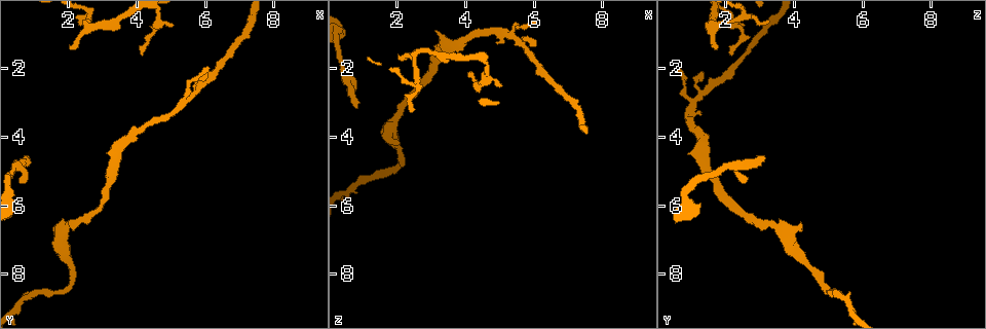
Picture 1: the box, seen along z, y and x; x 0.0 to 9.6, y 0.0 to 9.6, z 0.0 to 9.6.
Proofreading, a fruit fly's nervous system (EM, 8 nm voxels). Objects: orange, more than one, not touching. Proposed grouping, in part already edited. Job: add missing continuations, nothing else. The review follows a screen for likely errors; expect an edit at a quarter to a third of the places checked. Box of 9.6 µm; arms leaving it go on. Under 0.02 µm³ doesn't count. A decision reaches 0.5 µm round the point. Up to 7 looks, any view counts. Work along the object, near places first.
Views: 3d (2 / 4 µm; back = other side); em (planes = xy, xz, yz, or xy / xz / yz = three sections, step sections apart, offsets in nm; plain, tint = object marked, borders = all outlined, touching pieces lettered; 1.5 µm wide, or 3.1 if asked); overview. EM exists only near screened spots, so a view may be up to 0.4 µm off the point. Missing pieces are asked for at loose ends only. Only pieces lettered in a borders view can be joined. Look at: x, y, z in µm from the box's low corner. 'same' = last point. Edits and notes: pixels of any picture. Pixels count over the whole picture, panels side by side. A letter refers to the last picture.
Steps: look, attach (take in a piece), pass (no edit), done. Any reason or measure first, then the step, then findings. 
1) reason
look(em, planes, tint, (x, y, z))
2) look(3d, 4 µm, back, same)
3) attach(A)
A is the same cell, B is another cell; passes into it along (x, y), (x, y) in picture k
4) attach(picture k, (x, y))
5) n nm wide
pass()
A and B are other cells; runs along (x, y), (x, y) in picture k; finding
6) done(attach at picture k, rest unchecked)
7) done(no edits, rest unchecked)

branch stops here
look(3d, 4 µm, (4.90, 0.70, 2.50))

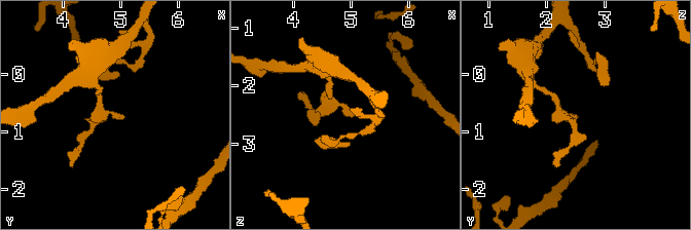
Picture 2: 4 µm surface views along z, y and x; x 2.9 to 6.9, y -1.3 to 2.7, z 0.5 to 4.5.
look(em, yz, step 4, tint, (4.95, 0.75, 2.55))

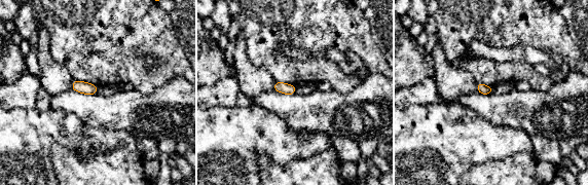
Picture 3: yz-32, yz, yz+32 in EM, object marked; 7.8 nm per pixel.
another direction
look(em, planes, borders, same)

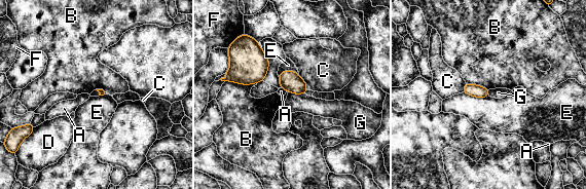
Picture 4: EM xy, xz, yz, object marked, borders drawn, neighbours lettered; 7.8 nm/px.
B touches over 240 nm
pass()
A, B, C, D, E, F and G are other cells; border along (288, 91), (304, 93) in picture 4; no lettered piece goes on from it

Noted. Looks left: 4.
branch stops here
look(em, planes, borders, (6.05, 2.00, 0.60))

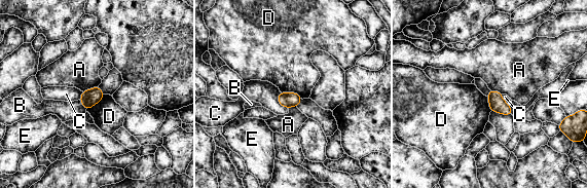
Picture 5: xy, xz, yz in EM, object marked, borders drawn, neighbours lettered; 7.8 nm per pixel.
D touches over 190 nm
pass()
A, B, C, D and E are other cells; border along (281, 91), (294, 91), (302, 99) in picture 5; none of them fits

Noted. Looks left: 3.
an open end
look(em, planes, borders, (0.80, 4.60, 3.15))

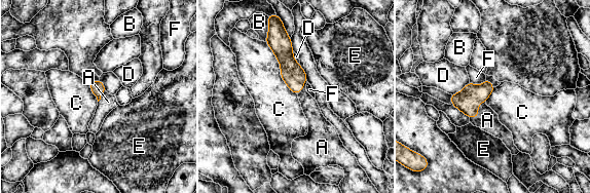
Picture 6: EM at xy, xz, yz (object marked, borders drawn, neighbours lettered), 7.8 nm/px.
attach(A)
A is the same cell, B, C, D, E and F are other cells; passes into it along (467, 101), (477, 111), (487, 120) in picture 6; it goes on there

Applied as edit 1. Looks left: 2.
done(attach at picture 6, rest unchecked)

